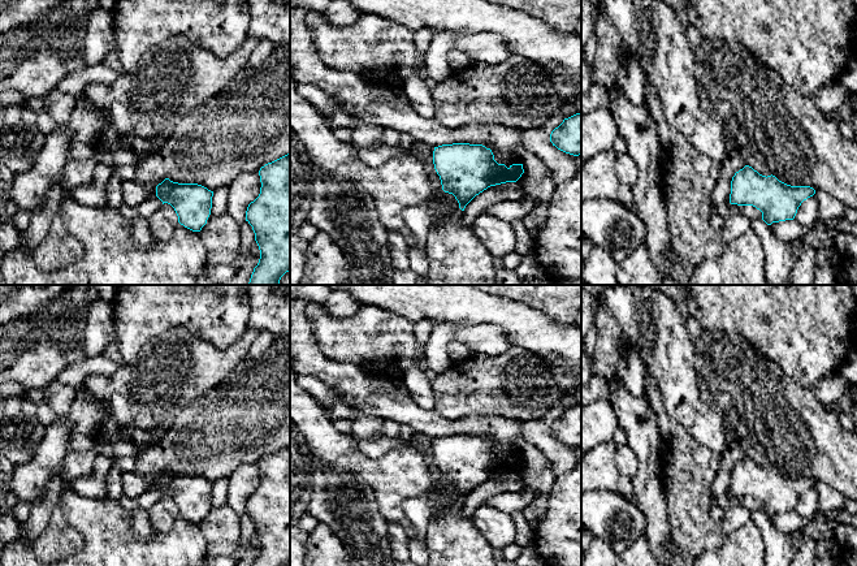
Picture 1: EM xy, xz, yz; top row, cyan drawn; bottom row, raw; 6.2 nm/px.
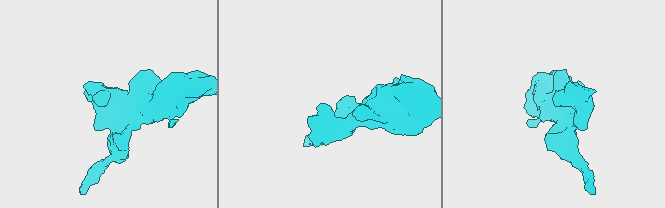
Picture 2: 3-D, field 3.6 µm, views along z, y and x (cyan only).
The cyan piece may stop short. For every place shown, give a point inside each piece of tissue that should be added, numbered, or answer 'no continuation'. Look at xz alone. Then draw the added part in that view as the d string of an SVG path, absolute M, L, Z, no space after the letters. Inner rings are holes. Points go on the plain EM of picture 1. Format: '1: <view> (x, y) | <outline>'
no continuation

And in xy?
no continuation

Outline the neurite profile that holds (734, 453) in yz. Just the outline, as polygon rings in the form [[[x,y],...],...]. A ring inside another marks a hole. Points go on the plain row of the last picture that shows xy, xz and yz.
[[[728,436],[726,441],[726,448],[722,453],[720,465],[710,485],[710,491],[715,500],[719,498],[720,496],[730,494],[732,468],[745,457],[746,454],[741,448],[740,442],[735,437]]]

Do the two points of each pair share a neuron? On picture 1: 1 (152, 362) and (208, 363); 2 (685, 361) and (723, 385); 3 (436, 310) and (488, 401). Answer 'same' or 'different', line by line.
1: same
2: different
3: different

